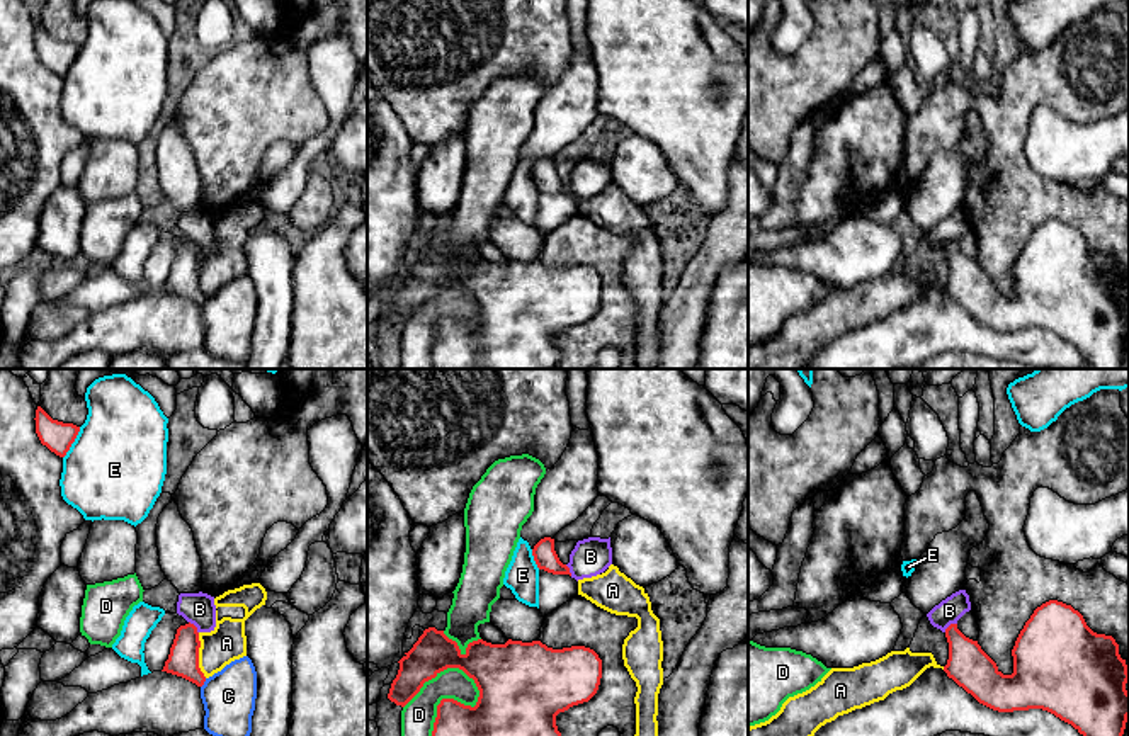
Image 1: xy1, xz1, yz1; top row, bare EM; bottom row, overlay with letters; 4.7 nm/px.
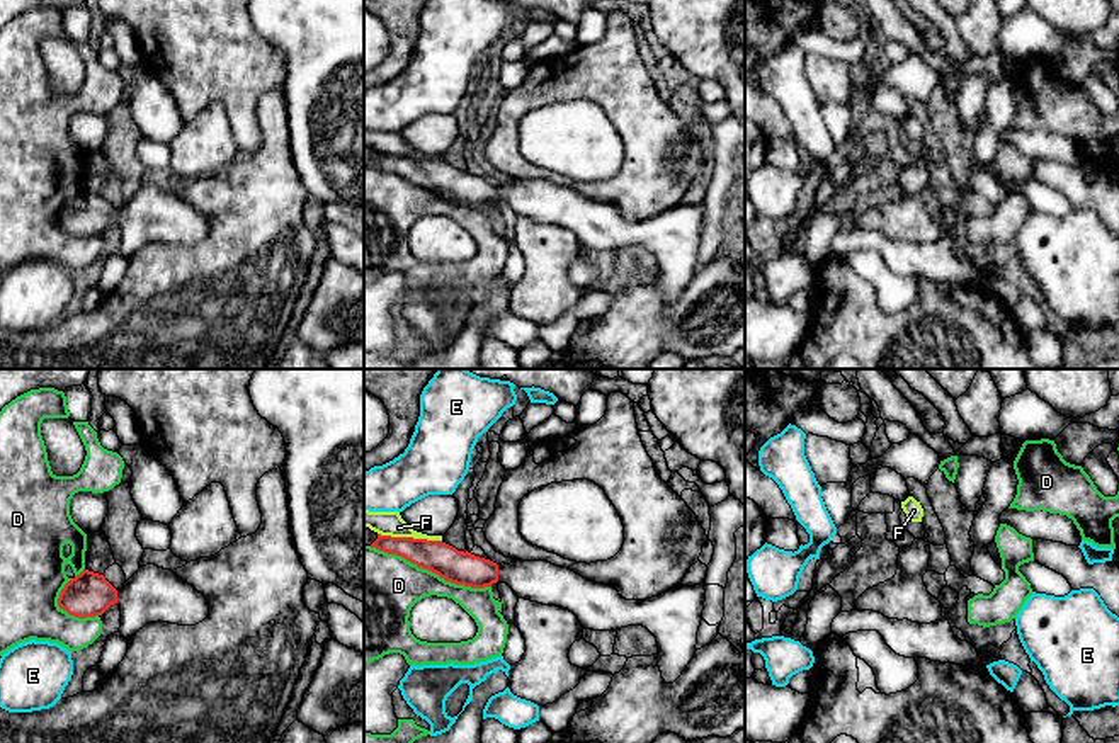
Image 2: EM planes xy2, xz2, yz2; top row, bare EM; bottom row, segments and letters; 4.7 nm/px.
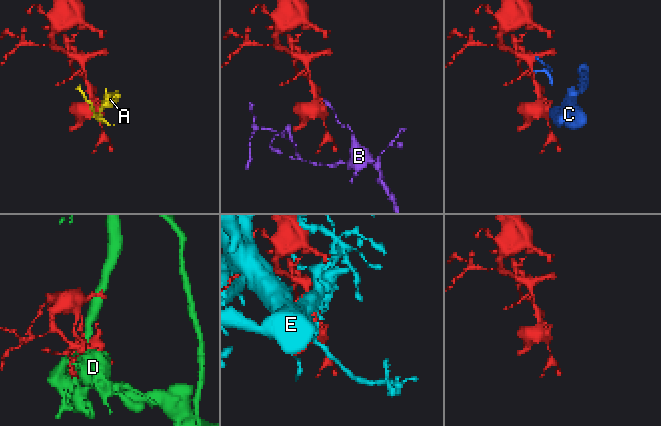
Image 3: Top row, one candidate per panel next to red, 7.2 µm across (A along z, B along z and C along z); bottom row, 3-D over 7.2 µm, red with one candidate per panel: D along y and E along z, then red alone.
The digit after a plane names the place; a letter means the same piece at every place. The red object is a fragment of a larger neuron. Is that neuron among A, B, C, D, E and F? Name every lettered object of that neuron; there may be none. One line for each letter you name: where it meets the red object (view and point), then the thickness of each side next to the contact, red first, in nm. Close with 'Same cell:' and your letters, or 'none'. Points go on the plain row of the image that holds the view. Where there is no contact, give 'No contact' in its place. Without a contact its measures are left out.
Same cell: none

